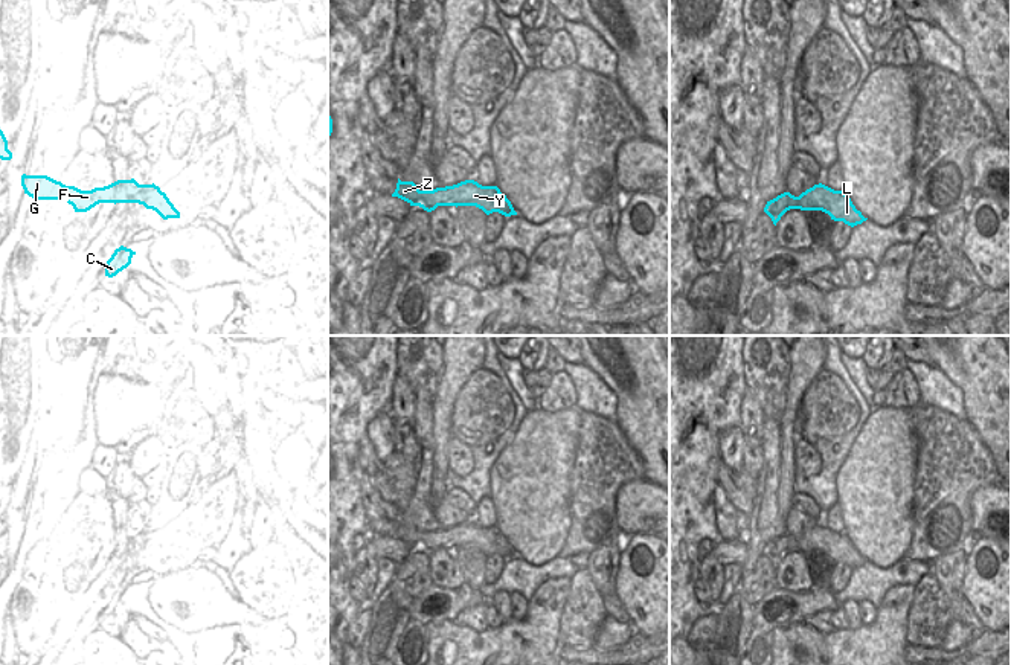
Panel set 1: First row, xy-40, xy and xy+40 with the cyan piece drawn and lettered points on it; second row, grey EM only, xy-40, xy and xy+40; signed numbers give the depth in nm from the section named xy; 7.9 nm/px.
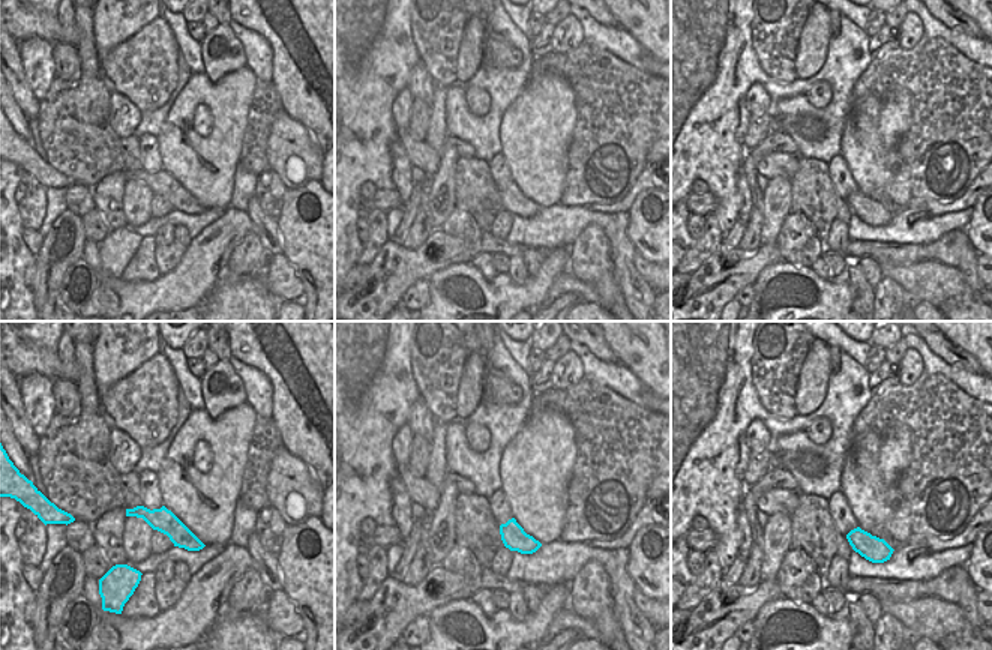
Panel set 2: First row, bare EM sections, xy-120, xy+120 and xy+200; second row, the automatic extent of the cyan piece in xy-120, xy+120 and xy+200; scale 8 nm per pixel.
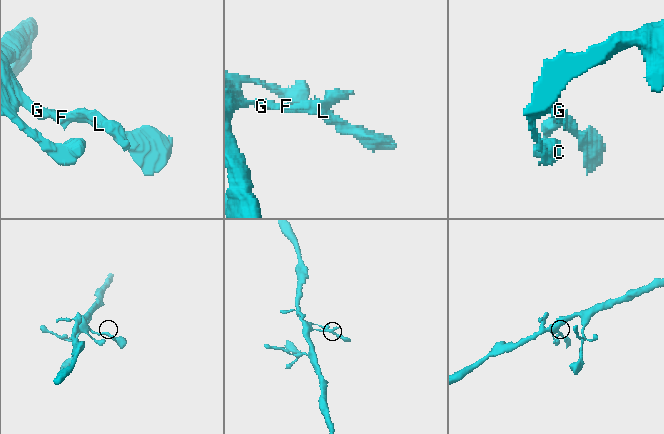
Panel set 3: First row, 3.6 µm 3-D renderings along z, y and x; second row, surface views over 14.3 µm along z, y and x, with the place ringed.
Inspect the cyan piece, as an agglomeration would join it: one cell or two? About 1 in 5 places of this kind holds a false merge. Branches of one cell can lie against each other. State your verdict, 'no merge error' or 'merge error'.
no merge error

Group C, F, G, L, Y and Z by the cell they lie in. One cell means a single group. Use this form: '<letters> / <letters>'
C F G L Y Z

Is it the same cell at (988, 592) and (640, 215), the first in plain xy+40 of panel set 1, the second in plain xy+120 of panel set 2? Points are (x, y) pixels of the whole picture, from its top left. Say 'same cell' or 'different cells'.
same cell

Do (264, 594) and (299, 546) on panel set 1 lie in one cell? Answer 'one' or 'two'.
two

